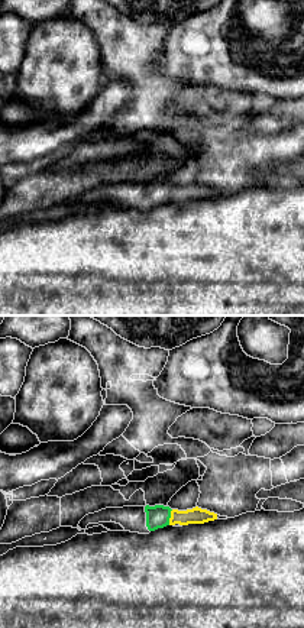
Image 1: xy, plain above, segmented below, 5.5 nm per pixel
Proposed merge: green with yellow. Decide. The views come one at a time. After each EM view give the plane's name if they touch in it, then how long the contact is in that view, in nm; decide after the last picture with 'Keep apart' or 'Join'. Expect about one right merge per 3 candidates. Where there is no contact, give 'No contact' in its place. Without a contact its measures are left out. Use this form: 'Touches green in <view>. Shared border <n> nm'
Touches green in xy. Shared border 90 nm

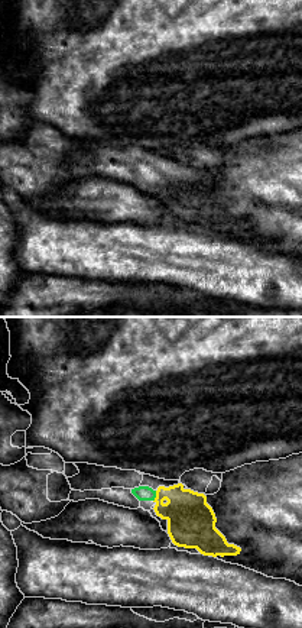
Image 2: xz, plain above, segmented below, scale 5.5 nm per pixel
Touches green in xz. Shared border 70 nm

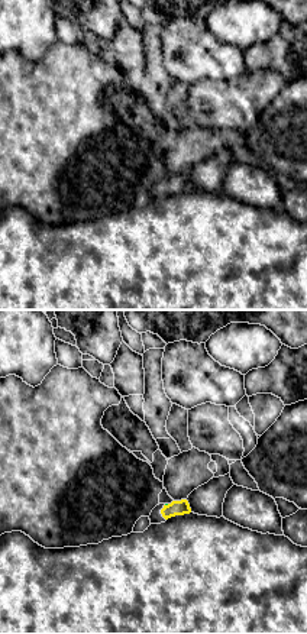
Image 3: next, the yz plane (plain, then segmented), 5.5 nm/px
No contact

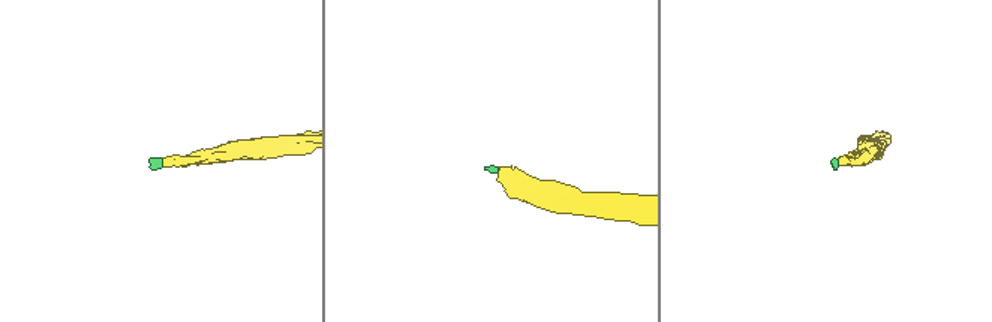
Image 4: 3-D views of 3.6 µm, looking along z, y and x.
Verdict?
Join

